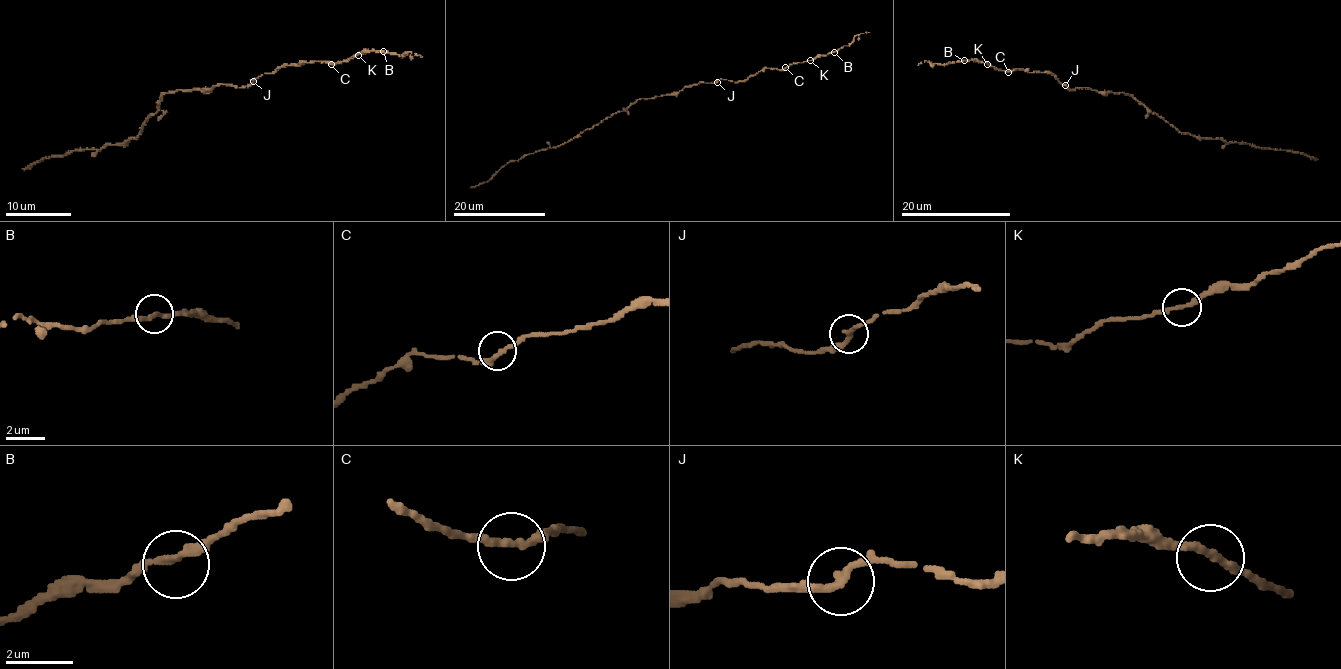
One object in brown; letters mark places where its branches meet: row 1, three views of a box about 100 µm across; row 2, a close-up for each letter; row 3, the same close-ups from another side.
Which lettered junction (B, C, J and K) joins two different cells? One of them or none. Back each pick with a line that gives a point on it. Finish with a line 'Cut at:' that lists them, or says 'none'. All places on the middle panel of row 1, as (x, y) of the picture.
Cut at: none

